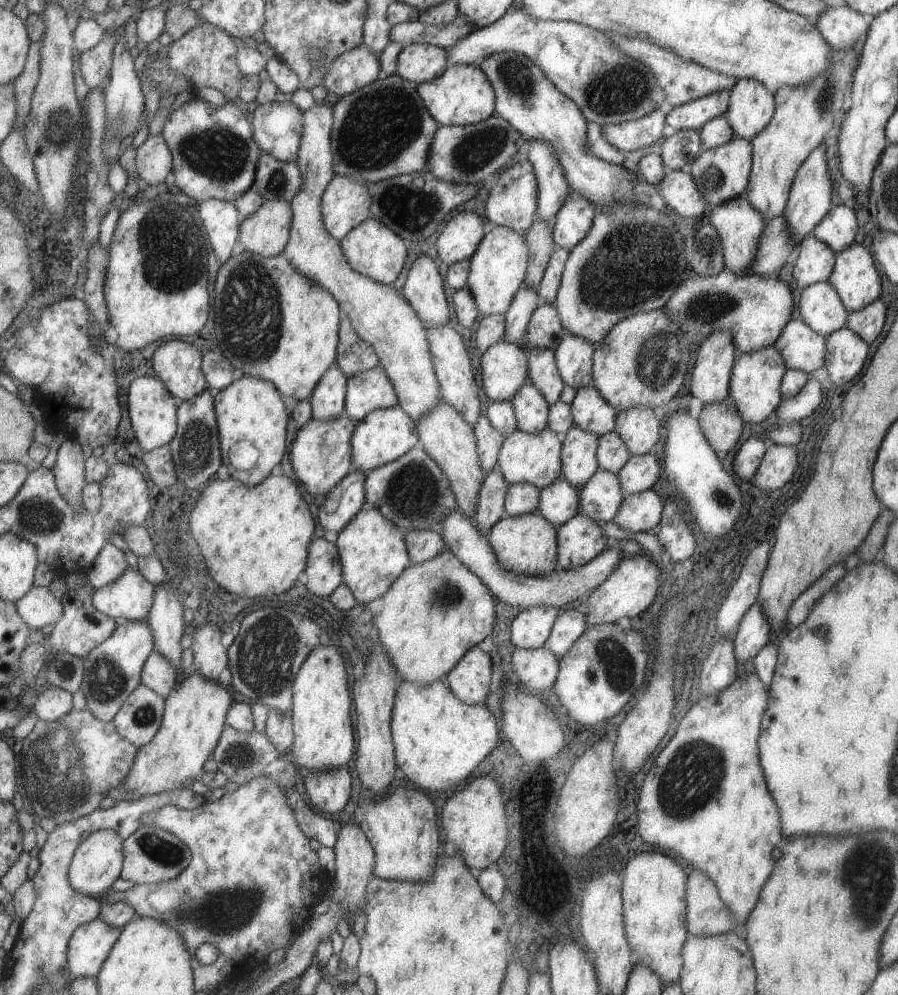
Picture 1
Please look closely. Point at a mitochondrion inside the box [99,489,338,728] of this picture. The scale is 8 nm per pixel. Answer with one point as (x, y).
(264, 658)

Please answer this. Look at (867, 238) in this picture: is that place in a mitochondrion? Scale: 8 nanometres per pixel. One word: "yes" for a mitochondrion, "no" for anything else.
no

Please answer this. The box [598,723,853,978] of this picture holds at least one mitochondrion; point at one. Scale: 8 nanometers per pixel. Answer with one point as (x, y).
(696, 770)

